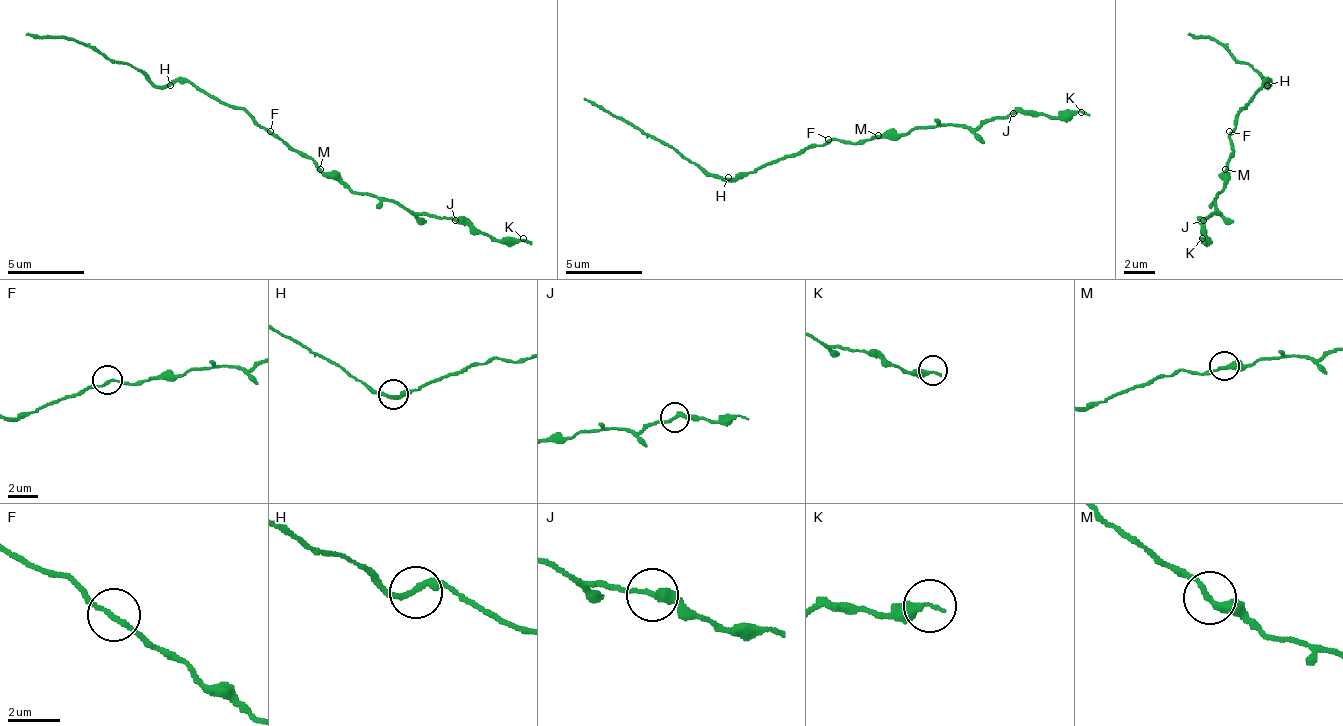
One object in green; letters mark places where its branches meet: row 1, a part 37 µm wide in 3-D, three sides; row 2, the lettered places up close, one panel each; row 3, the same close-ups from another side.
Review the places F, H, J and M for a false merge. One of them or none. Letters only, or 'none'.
none

